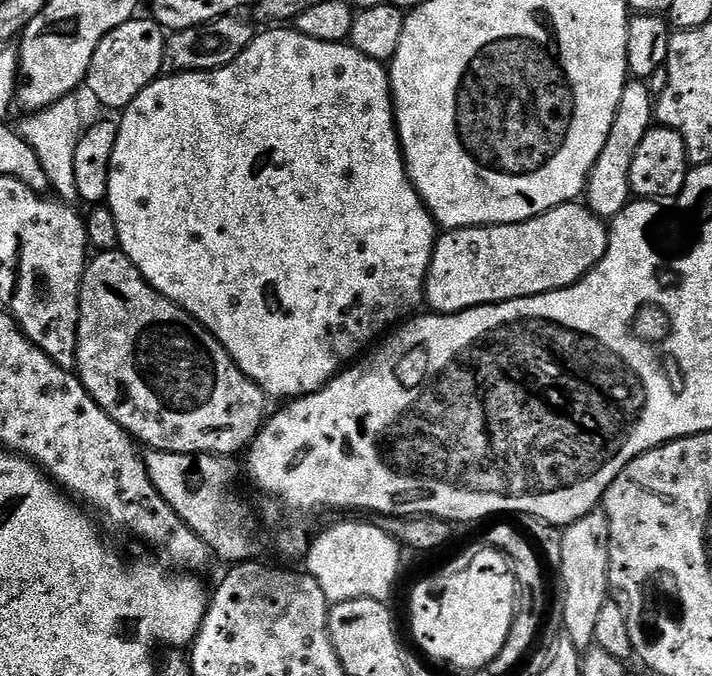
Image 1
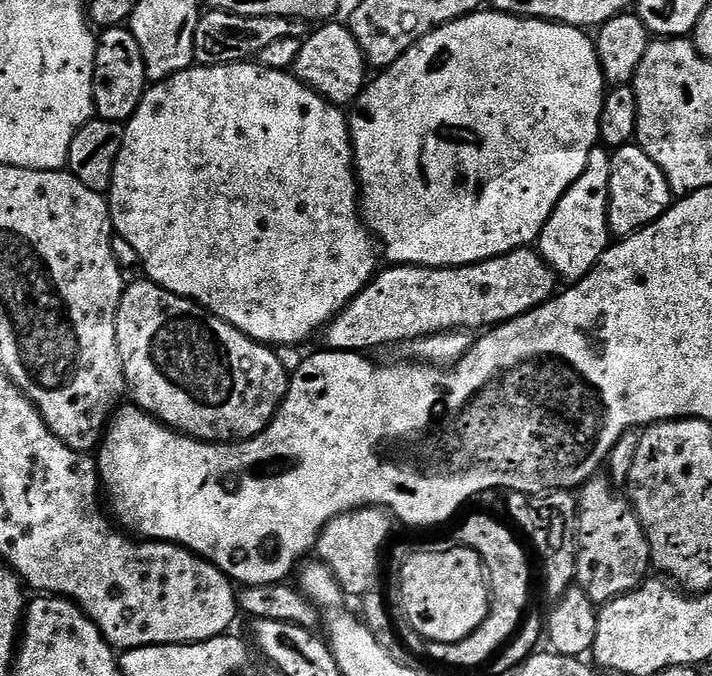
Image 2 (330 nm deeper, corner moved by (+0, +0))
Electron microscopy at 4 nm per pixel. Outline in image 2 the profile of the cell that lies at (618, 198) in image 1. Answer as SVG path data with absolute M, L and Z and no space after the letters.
M597 146L586 162L586 170L562 194L552 217L540 231L538 251L552 271L564 282L575 282L586 278L610 247L608 230L608 191L610 190L609 149Z

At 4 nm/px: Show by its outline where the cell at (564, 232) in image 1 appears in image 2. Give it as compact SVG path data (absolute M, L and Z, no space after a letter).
M535 247L516 248L501 256L467 264L461 268L427 268L414 264L397 264L377 271L372 281L353 298L336 317L323 329L322 337L333 352L363 352L368 348L380 348L383 344L400 344L421 340L423 336L437 336L440 332L460 329L487 330L497 324L518 318L531 312L539 304L551 300L557 291L558 277L540 256Z

